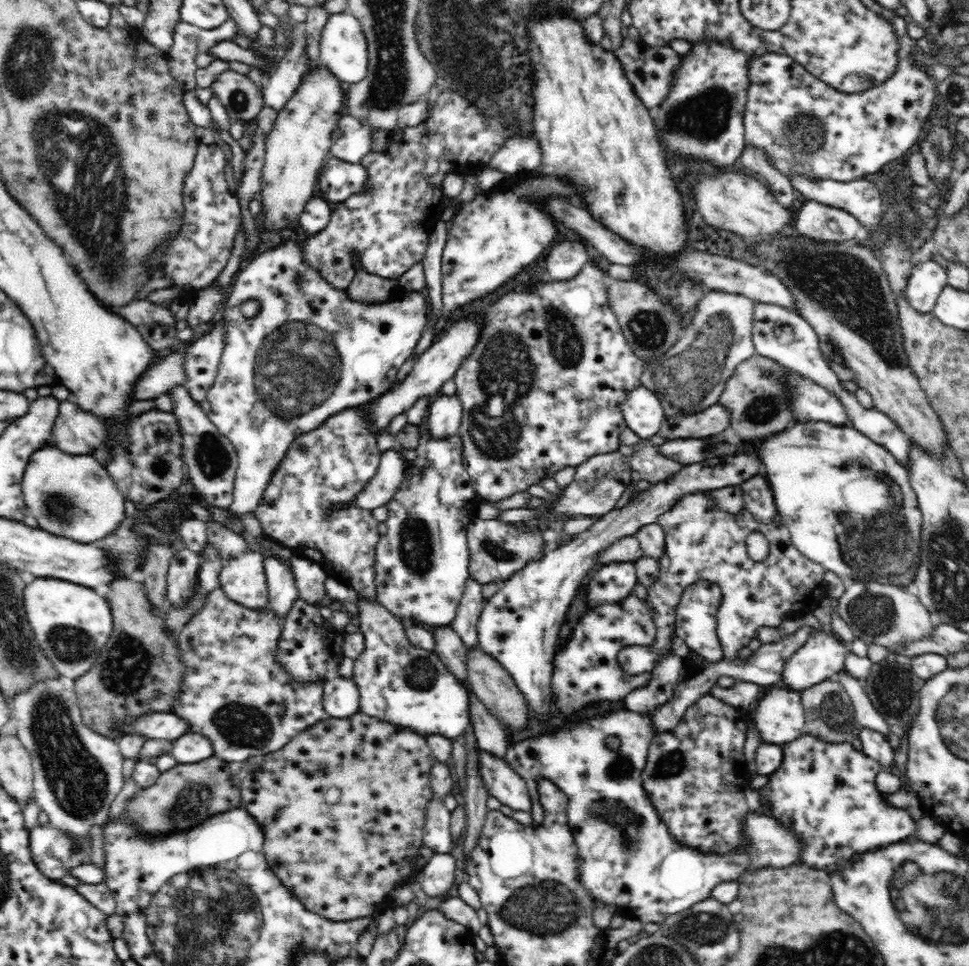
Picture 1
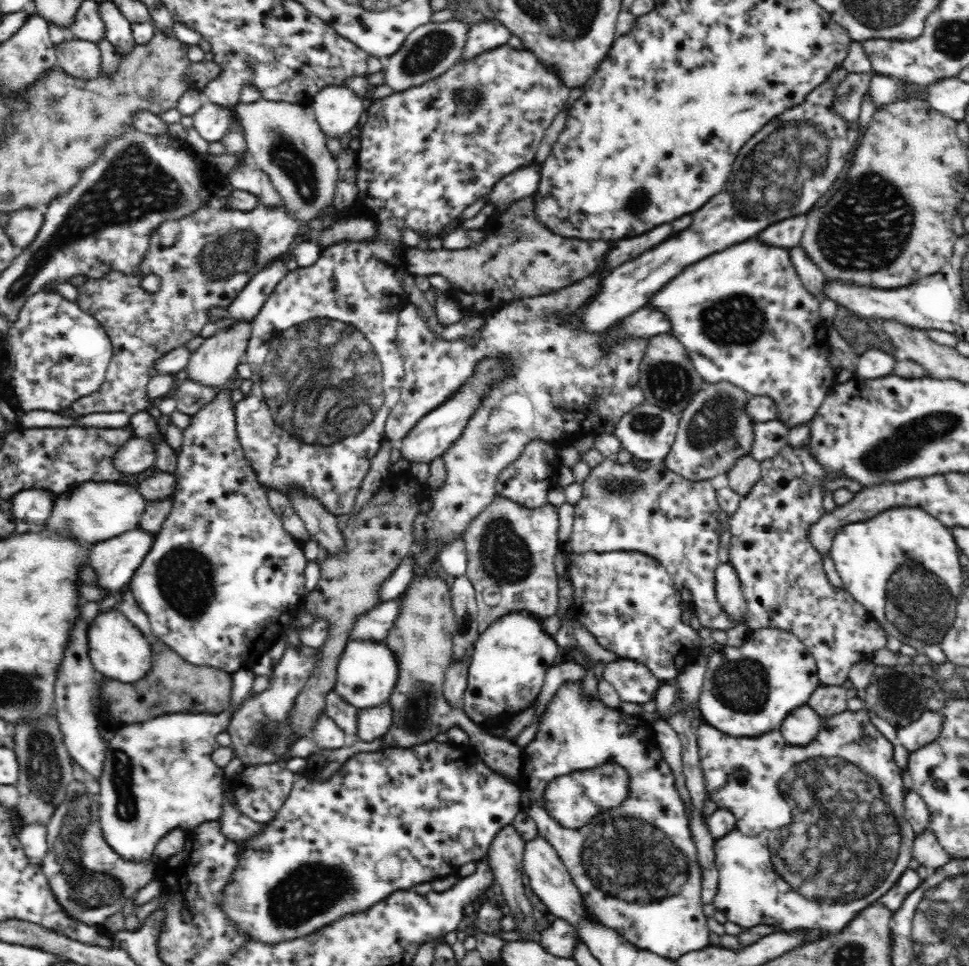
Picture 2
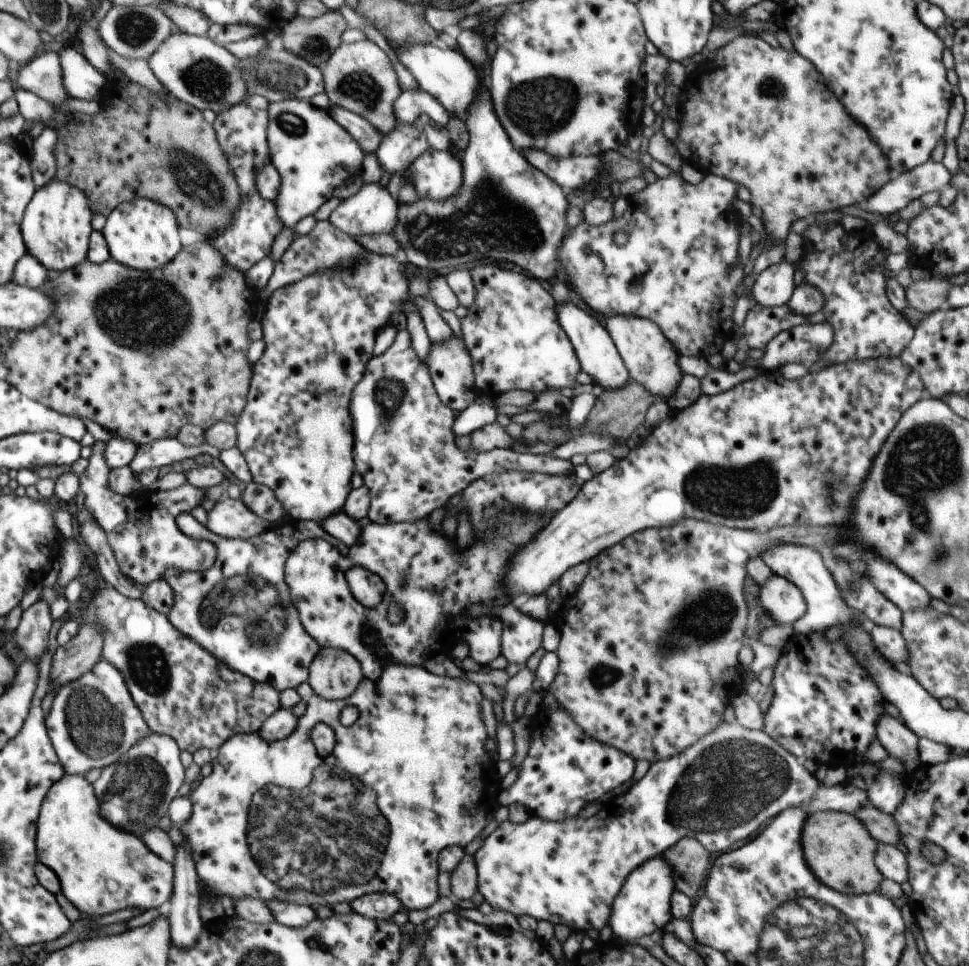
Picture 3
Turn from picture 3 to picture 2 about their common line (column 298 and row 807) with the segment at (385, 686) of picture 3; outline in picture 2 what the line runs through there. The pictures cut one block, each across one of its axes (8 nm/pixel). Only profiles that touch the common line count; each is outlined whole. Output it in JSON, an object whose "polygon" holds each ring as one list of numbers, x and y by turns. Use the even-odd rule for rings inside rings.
{"polygon":[[865,708,859,711,845,710,836,716,821,718,820,730,816,738,808,743,808,746,790,746,788,742,782,740,781,732,778,730,752,738,734,738,703,721,697,722,696,727,700,768,704,773,708,800,714,802,718,809,726,809,736,817,733,830,715,842,716,867,718,867,720,881,713,904,717,910,724,912,728,921,745,929,758,926,758,924,766,924,766,926,776,926,776,932,780,933,808,931,810,938,806,938,803,944,812,943,844,931,848,922,854,920,867,906,876,904,878,898,884,892,888,892,900,880,901,875,909,870,908,865,913,858,912,847,916,835,909,822,906,821,902,773,894,762,893,743,888,741,872,723]]}

